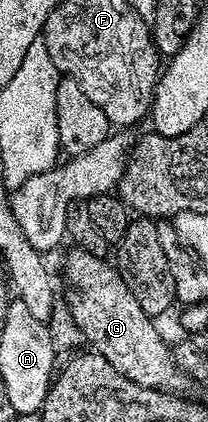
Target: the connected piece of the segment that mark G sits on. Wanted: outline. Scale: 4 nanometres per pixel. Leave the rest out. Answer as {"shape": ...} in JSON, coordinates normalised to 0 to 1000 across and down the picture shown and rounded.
{"shape":[[[399,588],[341,590],[317,607],[317,664],[375,711],[337,720],[337,749],[399,801],[452,822],[438,827],[635,905],[841,934],[909,931],[913,893],[856,872],[822,818],[798,818],[793,801],[760,789],[740,770],[755,765],[673,735],[673,716],[654,716],[635,687],[615,687],[563,633],[529,628],[524,635],[495,609],[423,602]]]}

